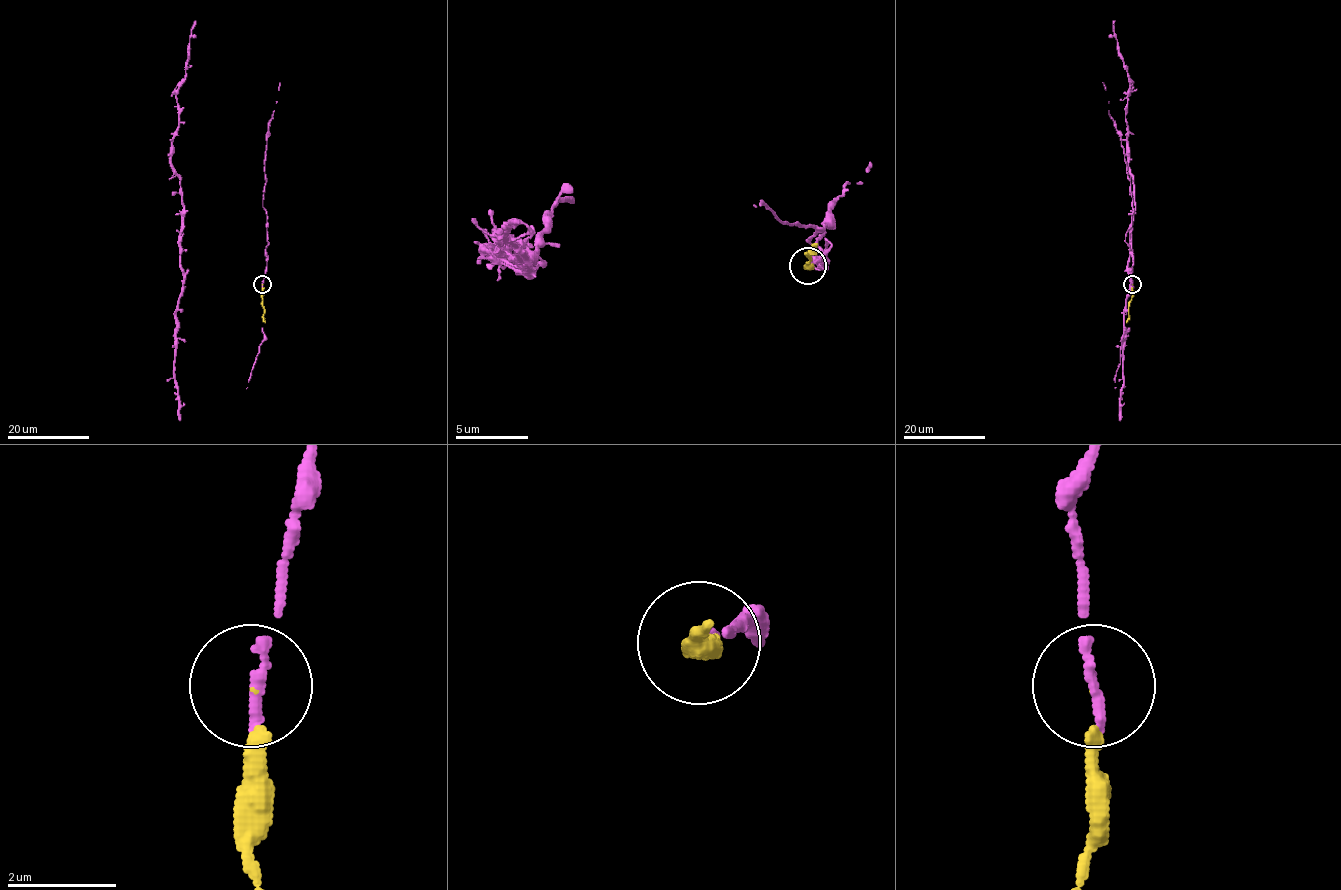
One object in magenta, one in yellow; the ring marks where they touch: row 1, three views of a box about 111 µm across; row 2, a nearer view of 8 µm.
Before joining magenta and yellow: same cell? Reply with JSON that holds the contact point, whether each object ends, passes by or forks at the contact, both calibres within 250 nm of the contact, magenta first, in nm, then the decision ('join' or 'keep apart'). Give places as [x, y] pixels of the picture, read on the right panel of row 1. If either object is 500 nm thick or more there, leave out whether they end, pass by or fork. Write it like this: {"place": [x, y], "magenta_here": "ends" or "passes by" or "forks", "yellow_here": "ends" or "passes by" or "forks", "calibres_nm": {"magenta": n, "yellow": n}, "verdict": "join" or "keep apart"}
{"place": [1132, 284], "magenta_here": "ends", "yellow_here": "ends", "calibres_nm": {"magenta": 240, "yellow": 100}, "verdict": "join"}

